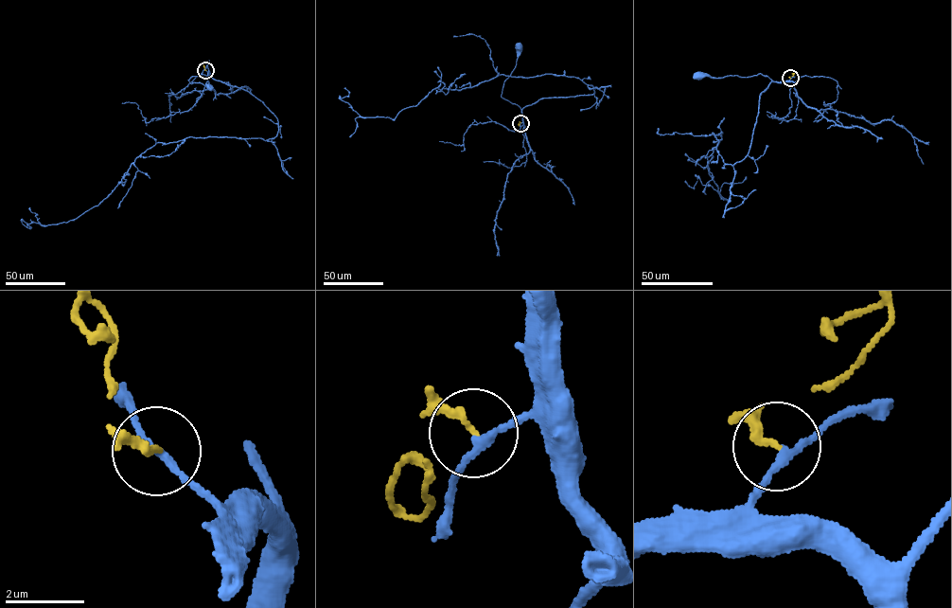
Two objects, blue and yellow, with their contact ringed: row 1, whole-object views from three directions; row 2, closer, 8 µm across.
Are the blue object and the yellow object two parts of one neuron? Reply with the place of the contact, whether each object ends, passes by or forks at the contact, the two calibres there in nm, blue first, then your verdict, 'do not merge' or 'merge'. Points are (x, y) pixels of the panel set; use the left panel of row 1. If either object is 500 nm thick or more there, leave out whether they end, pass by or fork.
(205, 70) | blue passes by | yellow ends | 180/220 nm | do not merge

